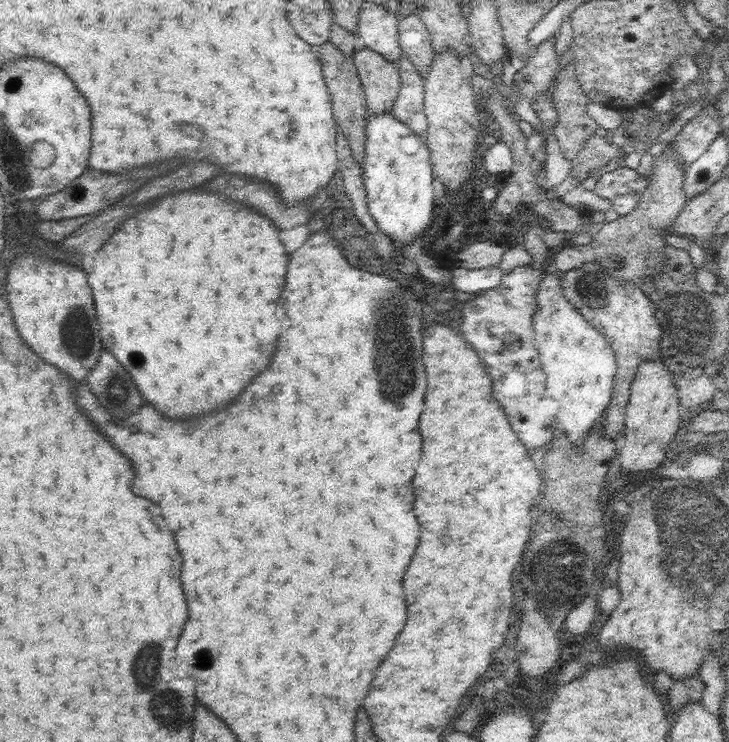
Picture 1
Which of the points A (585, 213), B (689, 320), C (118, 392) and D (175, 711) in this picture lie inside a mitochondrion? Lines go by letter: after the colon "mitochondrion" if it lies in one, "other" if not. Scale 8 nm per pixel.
A: other
B: mitochondrion
C: mitochondrion
D: mitochondrion

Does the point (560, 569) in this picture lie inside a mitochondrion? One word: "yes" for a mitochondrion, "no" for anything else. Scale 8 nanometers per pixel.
yes

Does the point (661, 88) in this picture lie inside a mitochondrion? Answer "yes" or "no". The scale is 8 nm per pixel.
no

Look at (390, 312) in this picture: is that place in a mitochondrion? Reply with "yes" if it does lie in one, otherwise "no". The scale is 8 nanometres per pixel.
yes

